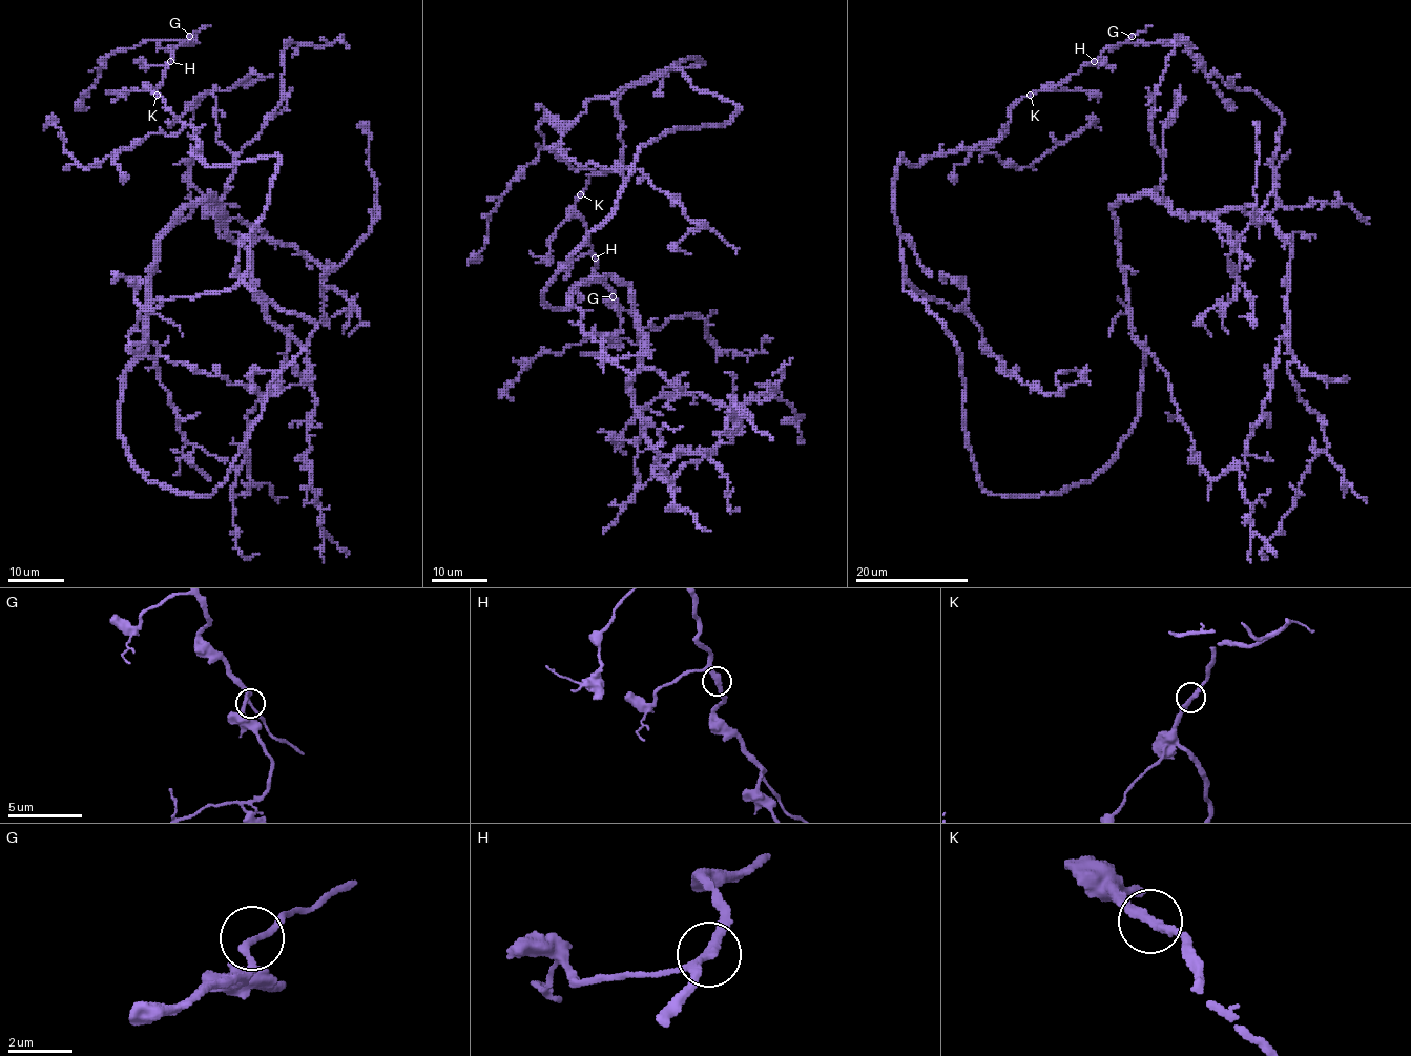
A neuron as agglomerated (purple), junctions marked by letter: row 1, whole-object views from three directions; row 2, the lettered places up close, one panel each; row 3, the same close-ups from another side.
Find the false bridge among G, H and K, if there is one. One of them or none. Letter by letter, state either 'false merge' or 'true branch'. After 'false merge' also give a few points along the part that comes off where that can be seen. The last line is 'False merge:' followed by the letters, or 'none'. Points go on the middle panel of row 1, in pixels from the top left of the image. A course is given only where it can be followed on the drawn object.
G: true branch
H: true branch
K: true branch
False merge: none

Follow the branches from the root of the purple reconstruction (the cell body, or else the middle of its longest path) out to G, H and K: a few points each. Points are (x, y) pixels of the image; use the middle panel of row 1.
G: (629, 172), (666, 131), (741, 109), (669, 68), (694, 57), (621, 94), (622, 157), (576, 202), (613, 295)
H: (629, 172), (666, 131), (741, 109), (669, 68), (694, 57), (621, 94), (622, 157), (575, 207), (595, 257)
K: (629, 172), (666, 131), (741, 109), (669, 68), (694, 57), (621, 94), (622, 157), (580, 193)

